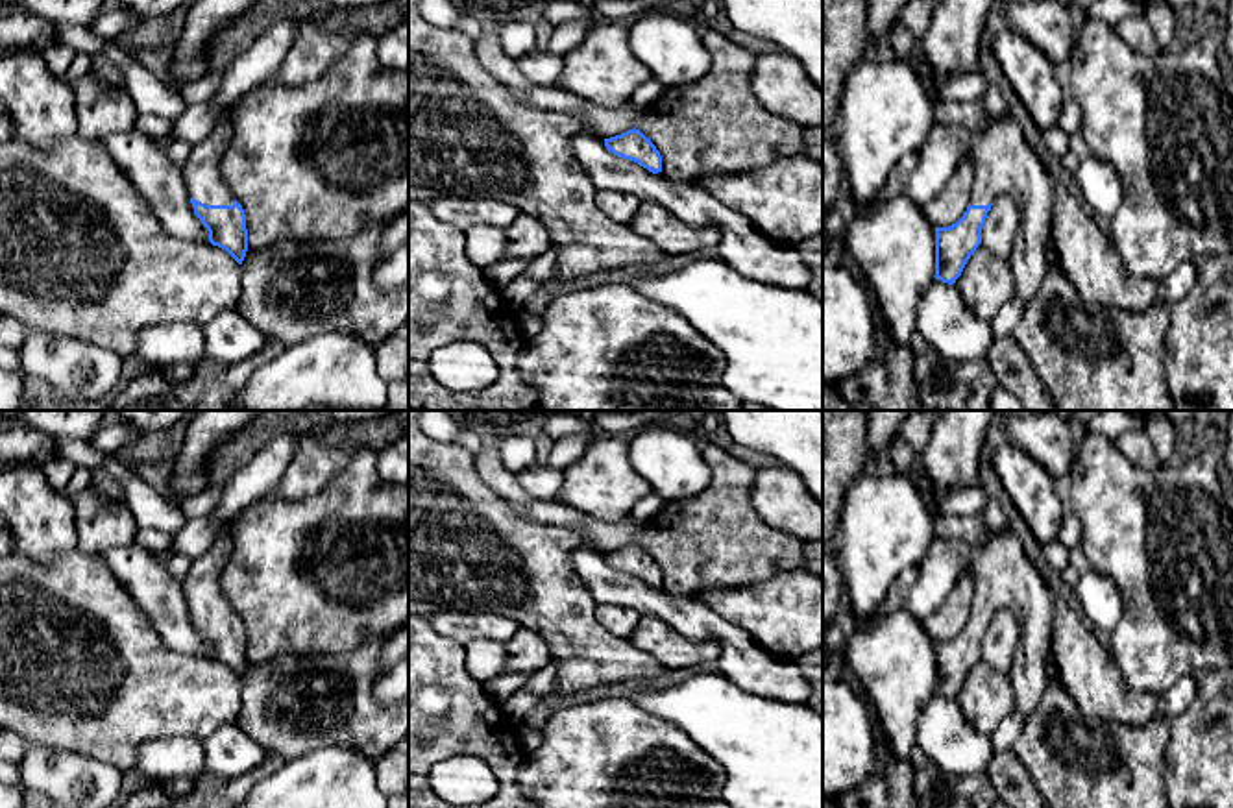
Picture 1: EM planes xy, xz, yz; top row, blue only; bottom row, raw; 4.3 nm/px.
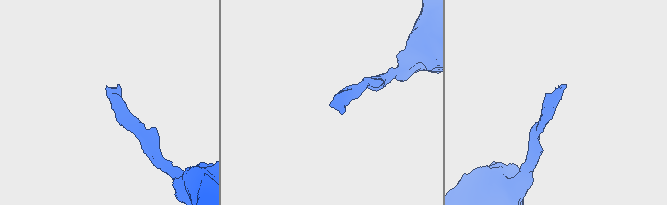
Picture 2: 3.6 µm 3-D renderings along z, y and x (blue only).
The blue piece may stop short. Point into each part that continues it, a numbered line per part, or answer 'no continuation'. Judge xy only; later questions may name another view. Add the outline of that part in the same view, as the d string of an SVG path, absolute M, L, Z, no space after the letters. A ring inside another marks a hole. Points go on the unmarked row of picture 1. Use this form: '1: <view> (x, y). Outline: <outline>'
1: xy (202, 585). Outline: M224 525L211 547L192 560L189 575L181 581L190 612L205 619L233 619L235 612L222 594L220 575L231 555L231 529Z

